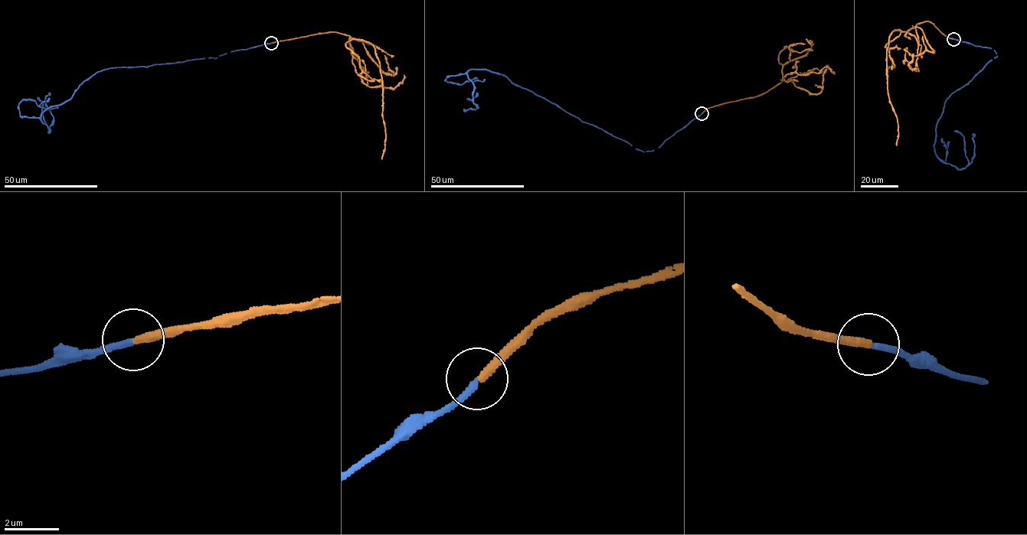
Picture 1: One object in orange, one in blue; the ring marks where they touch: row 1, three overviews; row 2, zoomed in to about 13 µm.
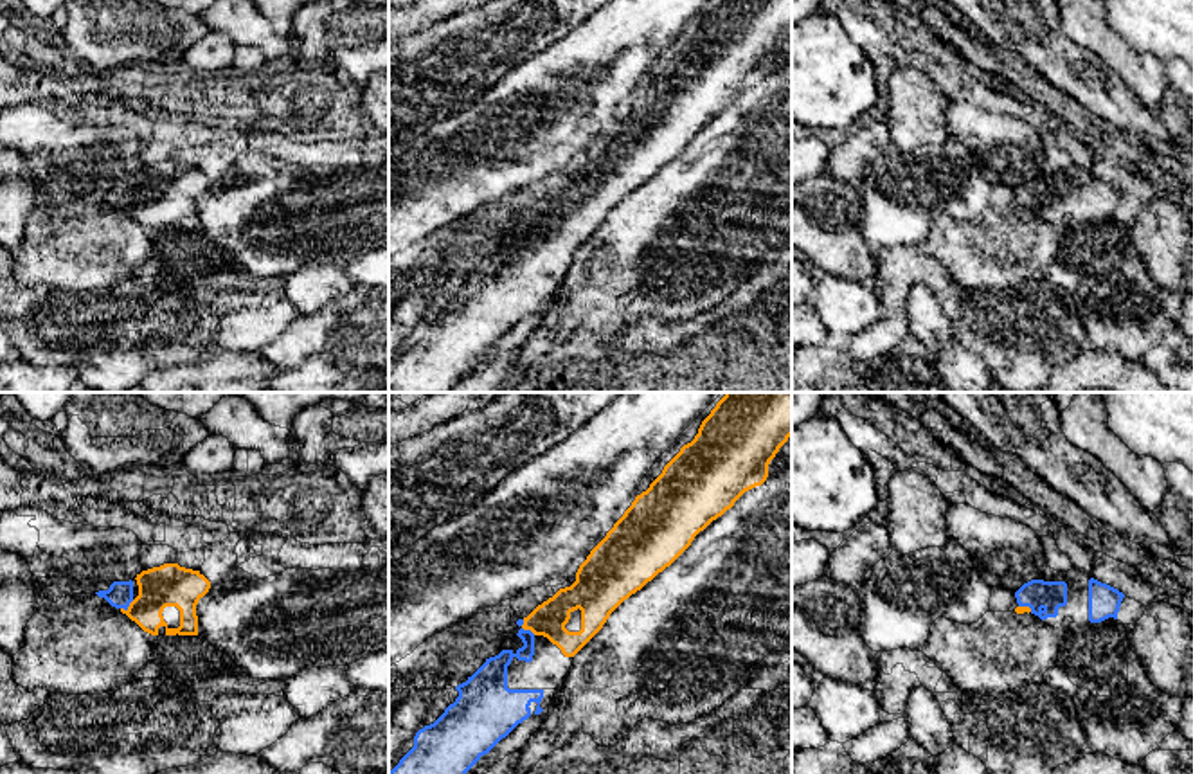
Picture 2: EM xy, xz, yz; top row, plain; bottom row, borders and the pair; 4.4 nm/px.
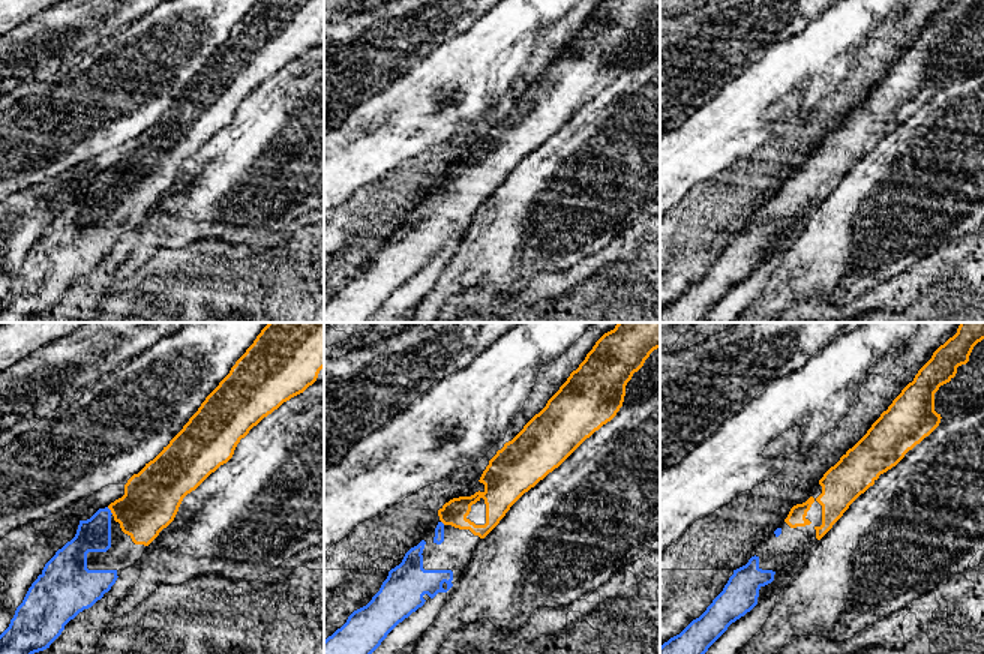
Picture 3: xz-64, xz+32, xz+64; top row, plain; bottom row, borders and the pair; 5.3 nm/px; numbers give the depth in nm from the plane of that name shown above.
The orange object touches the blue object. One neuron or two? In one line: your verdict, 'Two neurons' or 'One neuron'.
One neuron

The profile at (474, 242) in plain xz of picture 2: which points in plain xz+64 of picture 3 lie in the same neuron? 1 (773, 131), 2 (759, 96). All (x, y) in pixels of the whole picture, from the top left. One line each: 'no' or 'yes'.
1: no
2: no

